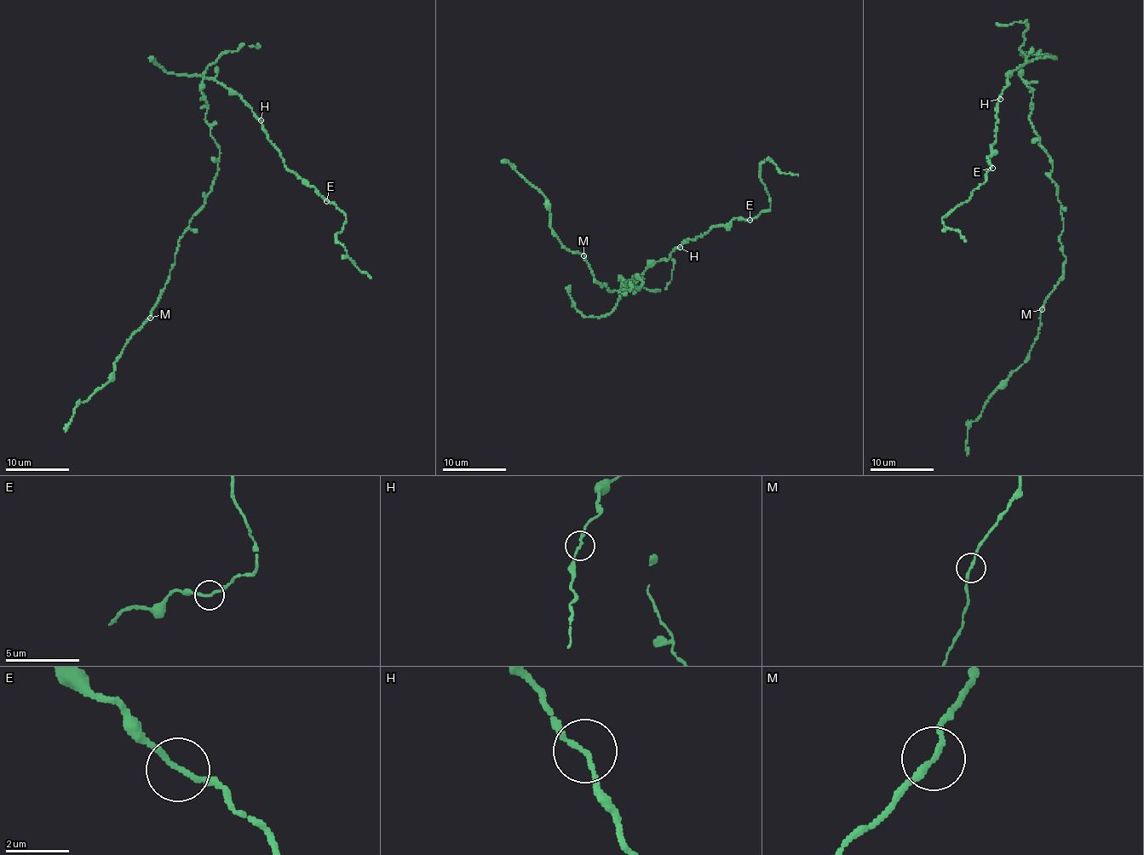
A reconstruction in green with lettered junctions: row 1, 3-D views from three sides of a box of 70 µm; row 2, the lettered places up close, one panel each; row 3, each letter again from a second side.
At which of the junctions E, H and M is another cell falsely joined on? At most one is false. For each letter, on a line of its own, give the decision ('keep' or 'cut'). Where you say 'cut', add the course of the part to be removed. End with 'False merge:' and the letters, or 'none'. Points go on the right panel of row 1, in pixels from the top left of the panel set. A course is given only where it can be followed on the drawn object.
E: keep
H: keep
M: keep
False merge: none

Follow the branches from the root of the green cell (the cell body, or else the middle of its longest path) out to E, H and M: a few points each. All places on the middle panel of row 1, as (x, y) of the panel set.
E: (634, 275), (627, 286), (620, 278), (625, 289), (686, 240), (736, 218), (750, 220)
H: (634, 275), (626, 282), (627, 286), (620, 278), (625, 289), (656, 261), (668, 259), (680, 247)
M: (634, 275), (643, 277), (640, 287), (610, 291), (606, 284), (602, 288), (598, 284), (584, 255)

